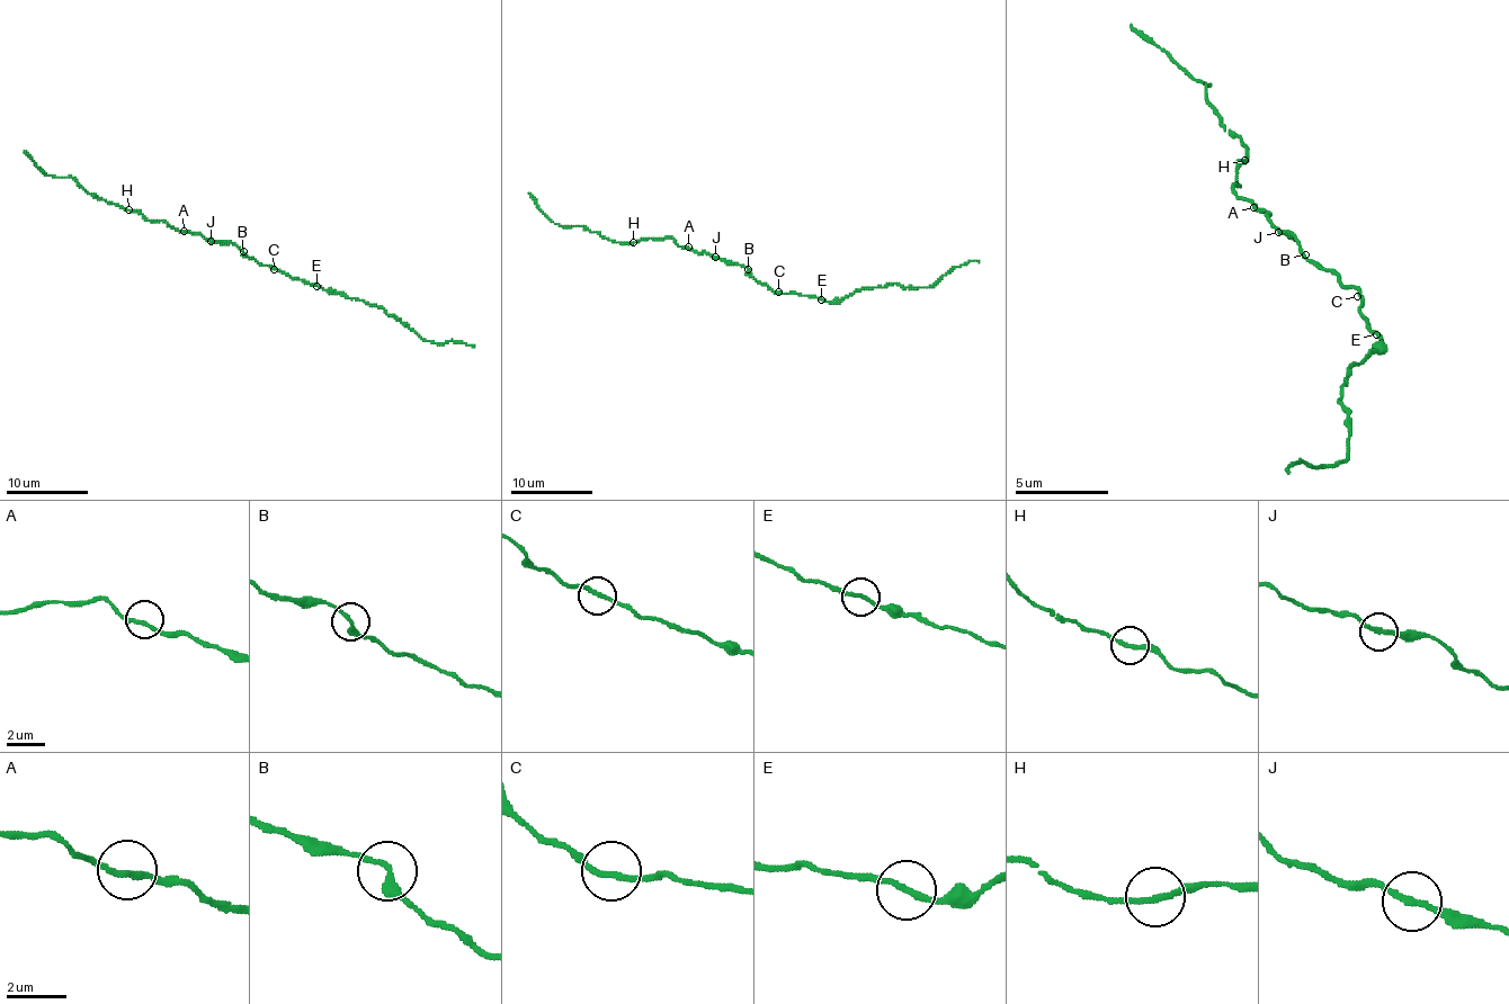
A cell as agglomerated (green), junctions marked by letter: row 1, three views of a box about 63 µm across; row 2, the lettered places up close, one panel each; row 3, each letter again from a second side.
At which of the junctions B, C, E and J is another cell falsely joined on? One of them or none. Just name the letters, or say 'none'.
none

